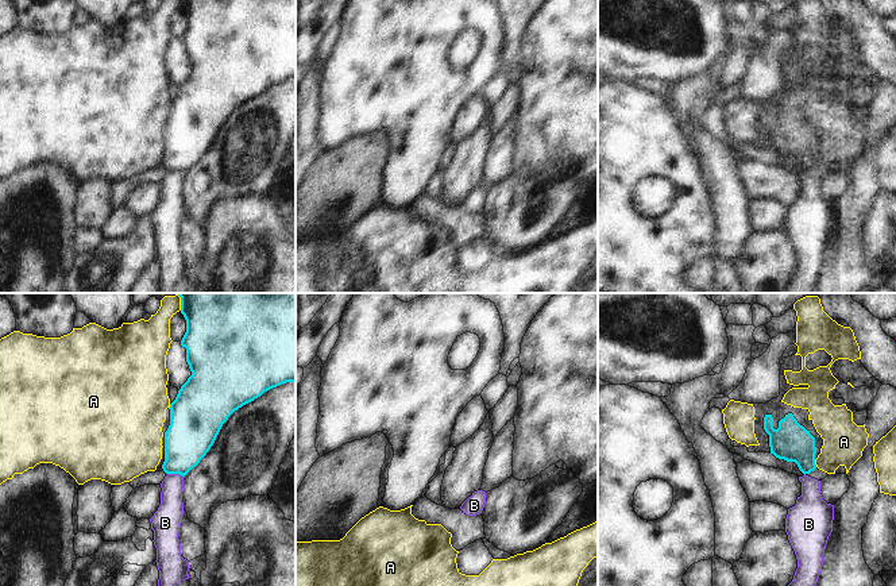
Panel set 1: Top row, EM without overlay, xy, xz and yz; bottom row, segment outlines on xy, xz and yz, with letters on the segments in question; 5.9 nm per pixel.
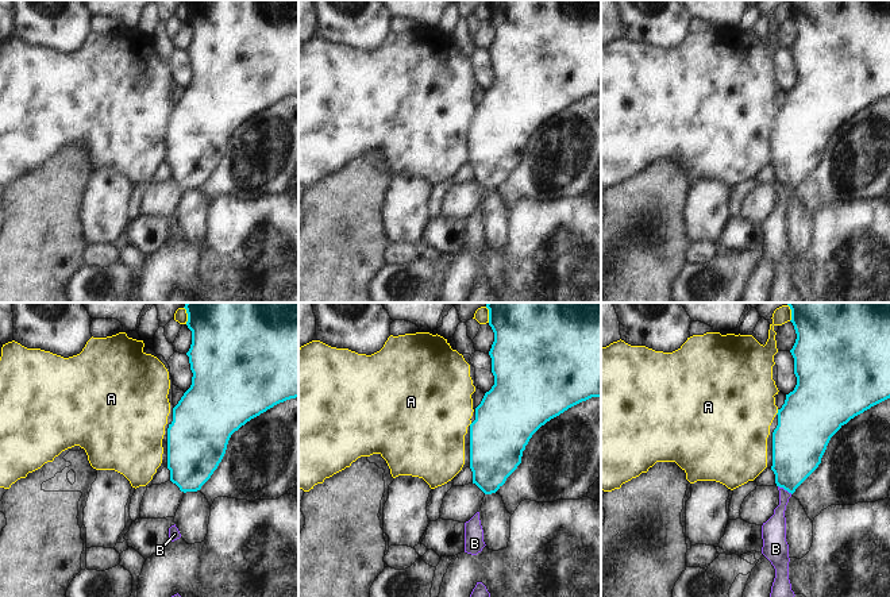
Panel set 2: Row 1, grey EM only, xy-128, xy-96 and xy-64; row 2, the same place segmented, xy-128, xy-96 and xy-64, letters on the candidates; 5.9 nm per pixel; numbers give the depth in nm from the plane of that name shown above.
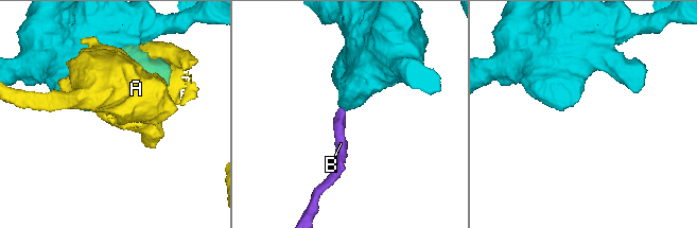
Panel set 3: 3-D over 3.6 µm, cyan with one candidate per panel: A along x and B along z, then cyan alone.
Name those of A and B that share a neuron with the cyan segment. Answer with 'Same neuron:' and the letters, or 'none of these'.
Same neuron: none of these

